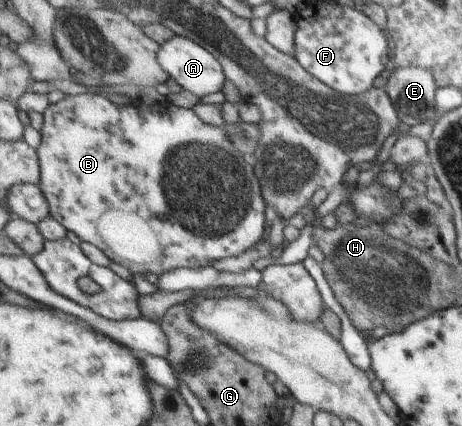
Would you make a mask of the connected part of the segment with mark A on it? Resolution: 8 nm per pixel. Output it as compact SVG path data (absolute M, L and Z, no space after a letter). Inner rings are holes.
M175 36L172 39L168 39L160 47L157 61L168 77L174 79L182 89L199 98L218 93L222 90L226 80L222 65L205 48L184 36Z

